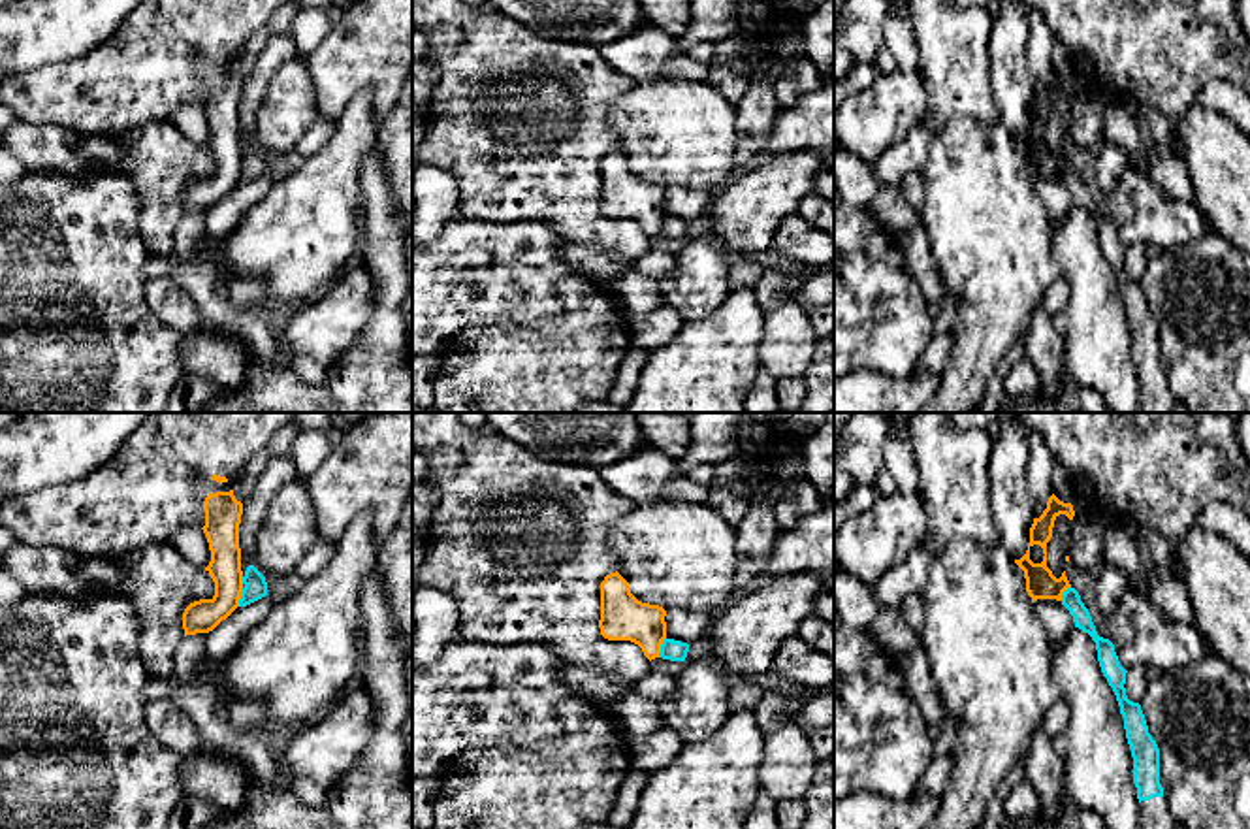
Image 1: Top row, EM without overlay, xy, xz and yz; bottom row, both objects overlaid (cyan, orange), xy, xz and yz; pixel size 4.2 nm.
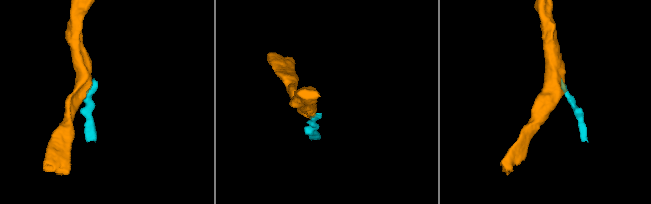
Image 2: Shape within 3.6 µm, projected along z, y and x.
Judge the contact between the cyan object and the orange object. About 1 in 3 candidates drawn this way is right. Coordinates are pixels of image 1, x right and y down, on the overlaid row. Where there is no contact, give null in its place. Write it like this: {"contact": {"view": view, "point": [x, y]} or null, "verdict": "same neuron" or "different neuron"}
{"contact": {"view": "xz", "point": [661, 647]}, "verdict": "different neuron"}

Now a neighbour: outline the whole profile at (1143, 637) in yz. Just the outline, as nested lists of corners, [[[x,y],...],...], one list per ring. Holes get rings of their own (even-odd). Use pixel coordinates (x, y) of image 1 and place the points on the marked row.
[[[1128,588],[1105,620],[1120,665],[1167,673],[1212,654],[1194,624],[1165,618],[1148,595]]]

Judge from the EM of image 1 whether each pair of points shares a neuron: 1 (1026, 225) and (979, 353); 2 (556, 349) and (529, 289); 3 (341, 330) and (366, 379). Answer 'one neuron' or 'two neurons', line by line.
1: one neuron
2: two neurons
3: two neurons

